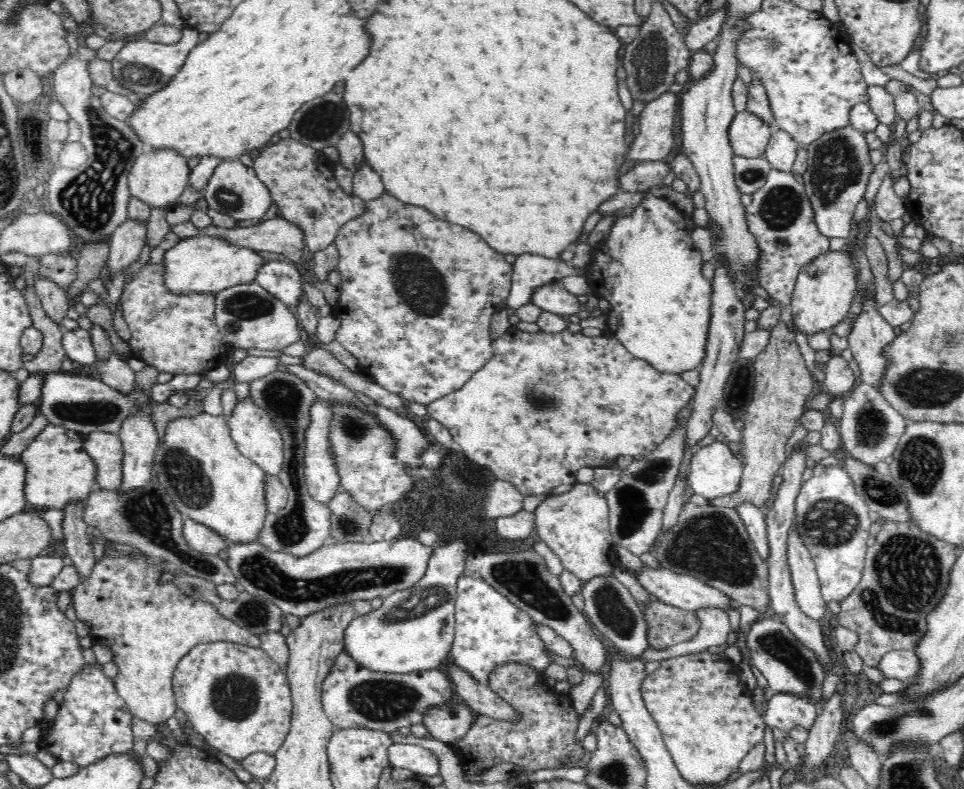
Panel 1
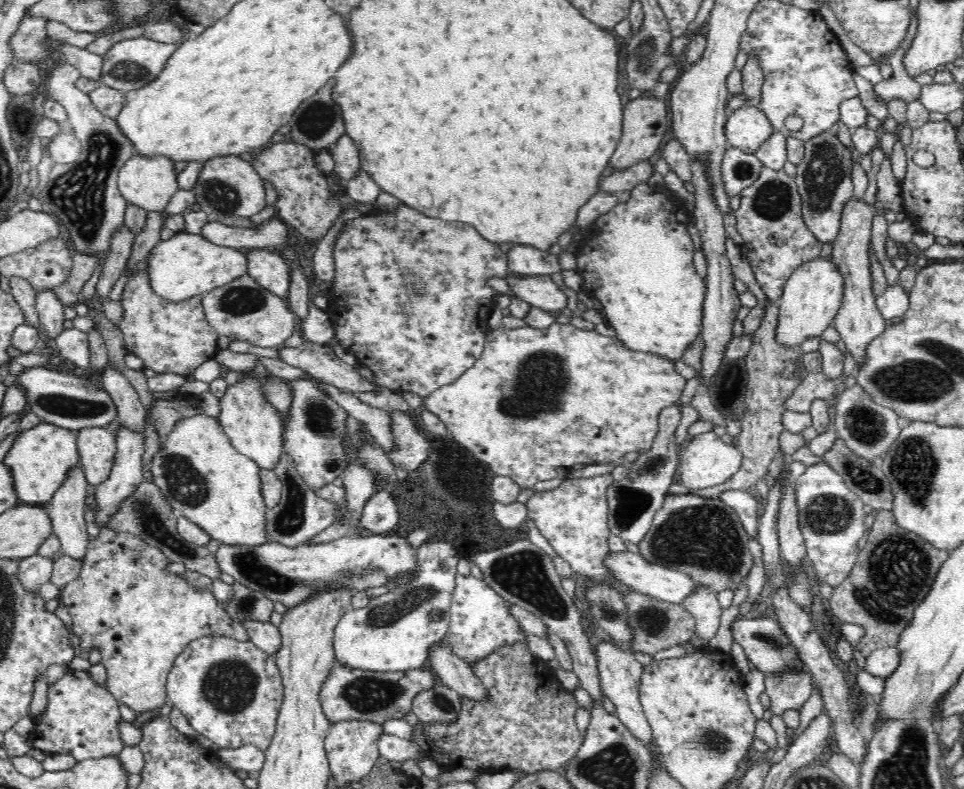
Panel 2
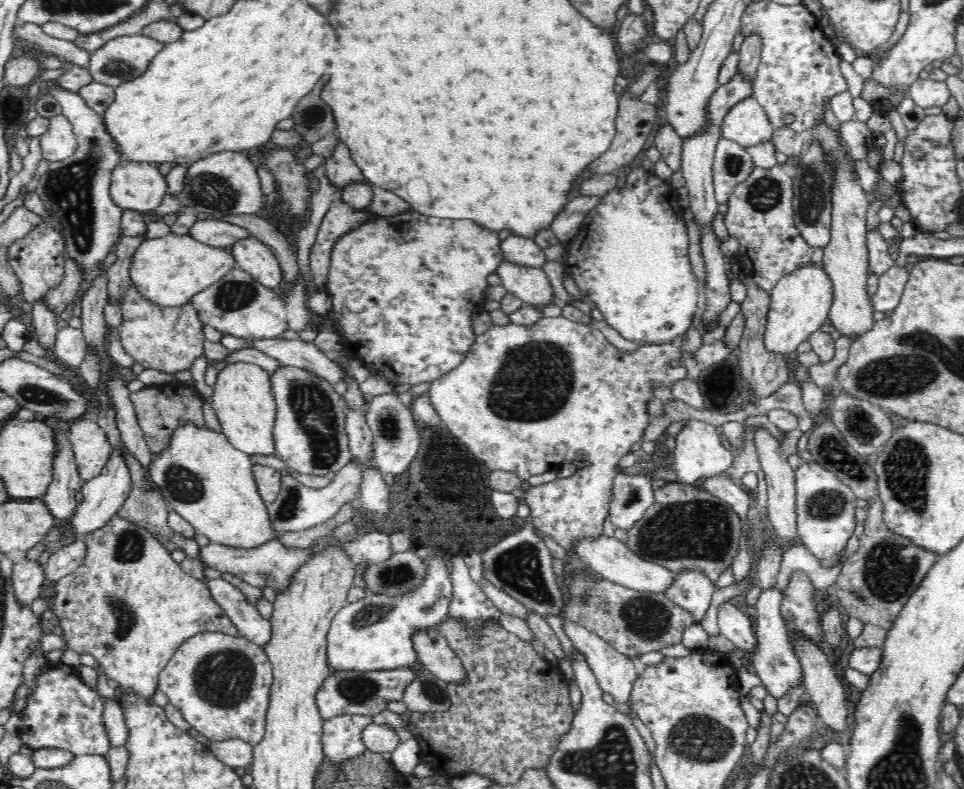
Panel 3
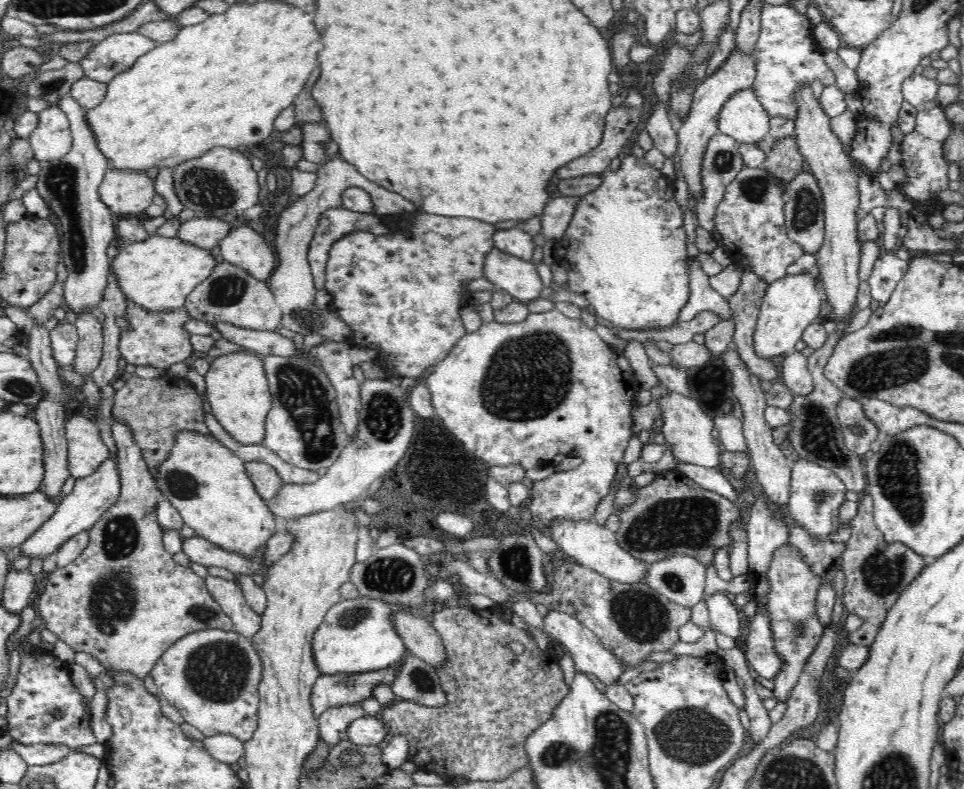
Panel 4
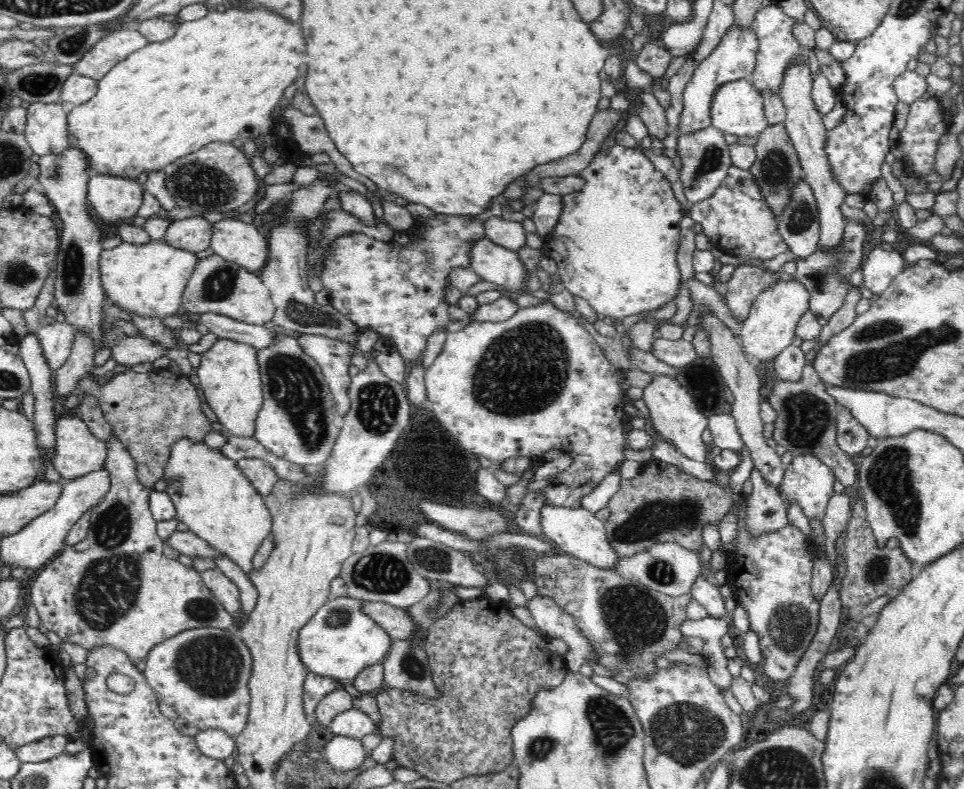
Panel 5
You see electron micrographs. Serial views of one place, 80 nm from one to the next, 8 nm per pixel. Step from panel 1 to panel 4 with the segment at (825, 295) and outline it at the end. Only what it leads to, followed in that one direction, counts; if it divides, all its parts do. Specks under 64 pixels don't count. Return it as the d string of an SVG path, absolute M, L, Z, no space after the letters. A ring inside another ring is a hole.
M787 274L770 283L764 296L757 306L755 323L751 332L751 349L760 358L773 358L790 352L798 340L801 339L801 330L810 321L821 320L819 314L819 300L823 299L823 292L814 286L813 274Z

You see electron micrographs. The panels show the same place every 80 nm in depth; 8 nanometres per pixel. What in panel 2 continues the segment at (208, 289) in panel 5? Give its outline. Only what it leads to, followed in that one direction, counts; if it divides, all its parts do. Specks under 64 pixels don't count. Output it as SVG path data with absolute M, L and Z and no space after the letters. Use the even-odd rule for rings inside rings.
M248 273L216 286L201 295L201 309L208 324L231 340L247 341L252 345L276 348L294 333L295 314L286 300L260 286Z

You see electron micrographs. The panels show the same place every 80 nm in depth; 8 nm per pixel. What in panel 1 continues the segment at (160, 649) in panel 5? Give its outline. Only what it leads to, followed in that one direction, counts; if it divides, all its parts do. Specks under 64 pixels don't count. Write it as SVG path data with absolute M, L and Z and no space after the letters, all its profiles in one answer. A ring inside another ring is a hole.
M232 641L199 642L177 662L171 685L176 706L186 714L191 731L234 760L252 751L272 754L287 731L292 703L285 671L259 646Z

